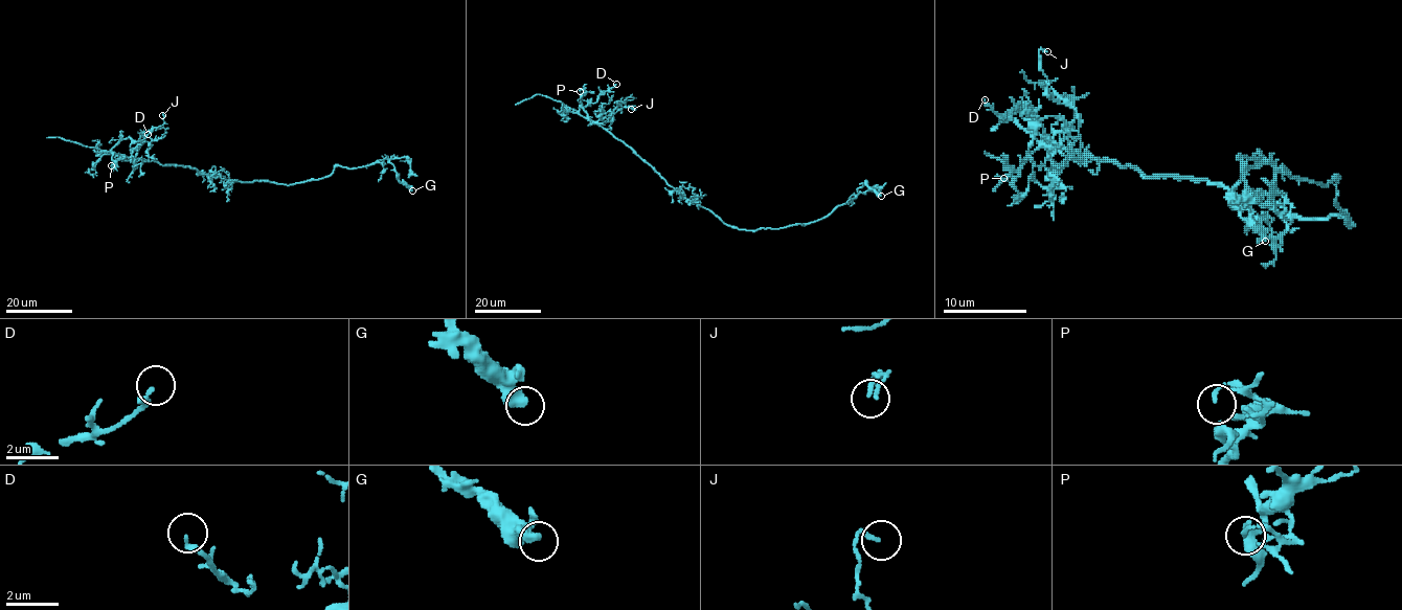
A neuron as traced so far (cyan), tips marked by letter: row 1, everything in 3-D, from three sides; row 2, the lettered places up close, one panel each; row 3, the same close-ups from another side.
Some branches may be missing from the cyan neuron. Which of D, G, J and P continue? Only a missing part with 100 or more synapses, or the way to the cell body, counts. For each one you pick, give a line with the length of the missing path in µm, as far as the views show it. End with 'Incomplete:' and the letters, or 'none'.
Incomplete: none

